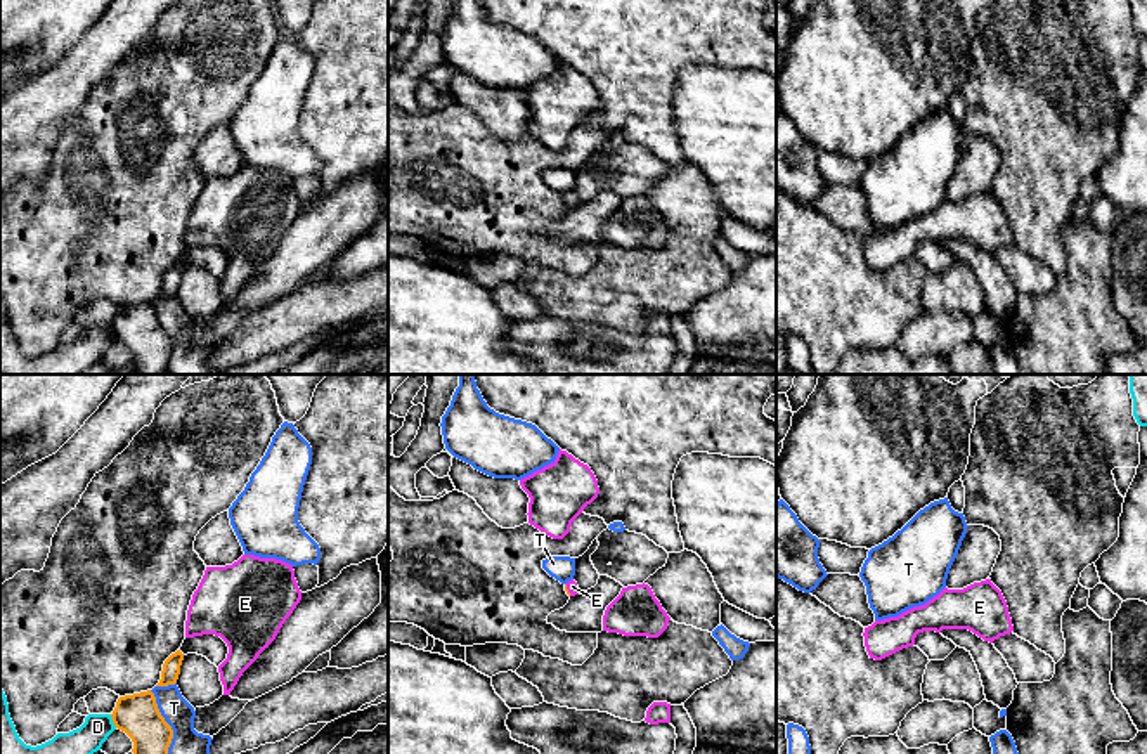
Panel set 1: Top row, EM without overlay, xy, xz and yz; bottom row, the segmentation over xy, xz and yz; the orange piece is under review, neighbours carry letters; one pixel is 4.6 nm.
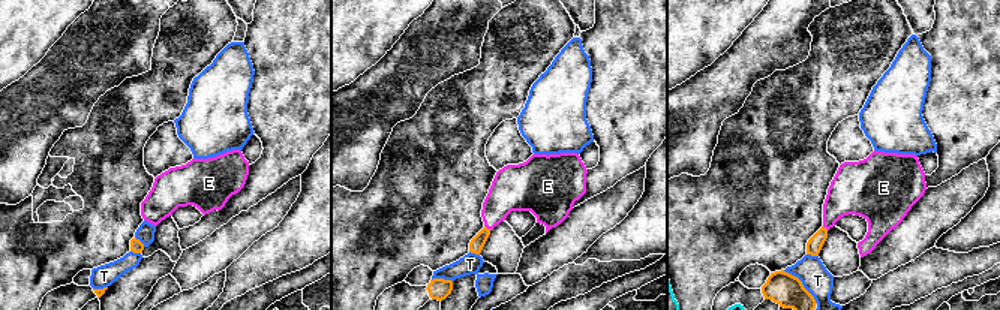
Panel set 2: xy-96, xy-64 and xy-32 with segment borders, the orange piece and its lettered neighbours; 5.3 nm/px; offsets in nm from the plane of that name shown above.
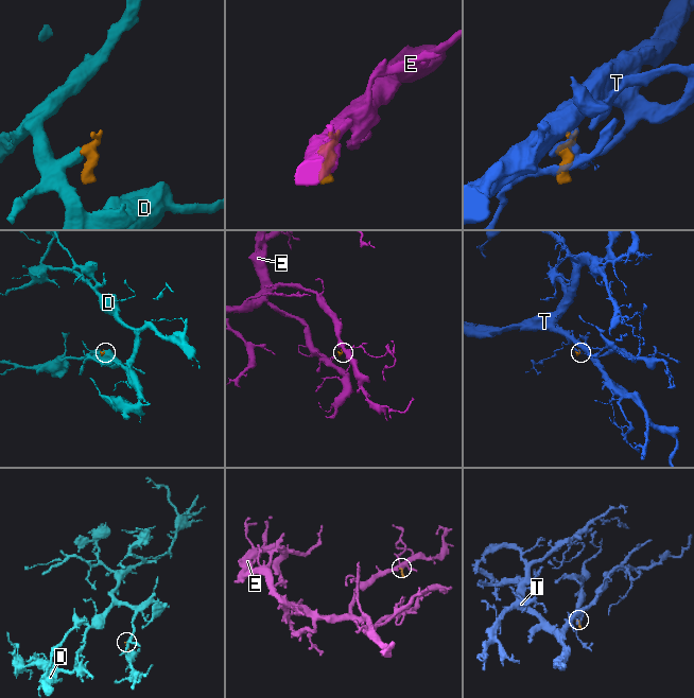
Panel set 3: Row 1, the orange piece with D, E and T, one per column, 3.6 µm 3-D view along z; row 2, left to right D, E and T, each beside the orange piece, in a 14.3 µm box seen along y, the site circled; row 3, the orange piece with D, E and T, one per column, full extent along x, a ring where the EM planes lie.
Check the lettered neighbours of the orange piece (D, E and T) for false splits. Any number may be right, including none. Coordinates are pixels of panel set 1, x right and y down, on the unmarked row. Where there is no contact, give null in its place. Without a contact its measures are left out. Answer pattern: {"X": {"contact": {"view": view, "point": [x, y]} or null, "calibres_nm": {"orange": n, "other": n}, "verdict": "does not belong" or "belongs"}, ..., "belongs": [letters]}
{"D": {"contact": {"view": "xy", "point": [113, 333]}, "calibres_nm": {"orange": 200, "other": 170}, "verdict": "does not belong"}, "E": {"contact": {"view": "xz", "point": [567, 201]}, "calibres_nm": {"orange": 20, "other": 50}, "verdict": "belongs"}, "T": {"contact": {"view": "xy", "point": [168, 337]}, "calibres_nm": {"orange": 200, "other": 200}, "verdict": "does not belong"}, "belongs": ["E"]}

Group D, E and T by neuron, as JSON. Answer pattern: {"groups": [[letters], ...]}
{"groups": [["D"], ["E"], ["T"]]}

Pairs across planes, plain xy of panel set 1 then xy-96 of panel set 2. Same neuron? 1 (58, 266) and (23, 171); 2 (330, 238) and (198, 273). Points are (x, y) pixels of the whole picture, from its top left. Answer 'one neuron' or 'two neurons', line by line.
1: two neurons
2: one neuron

